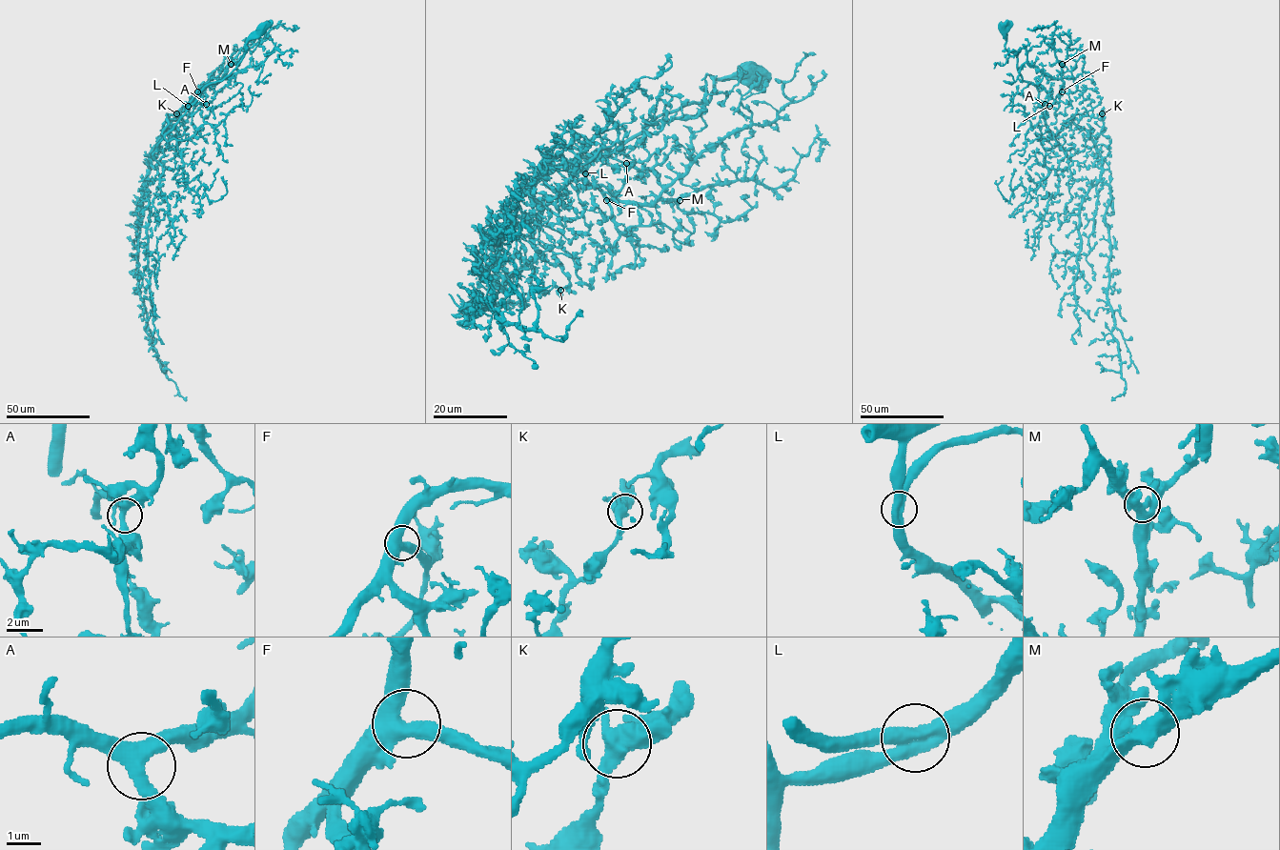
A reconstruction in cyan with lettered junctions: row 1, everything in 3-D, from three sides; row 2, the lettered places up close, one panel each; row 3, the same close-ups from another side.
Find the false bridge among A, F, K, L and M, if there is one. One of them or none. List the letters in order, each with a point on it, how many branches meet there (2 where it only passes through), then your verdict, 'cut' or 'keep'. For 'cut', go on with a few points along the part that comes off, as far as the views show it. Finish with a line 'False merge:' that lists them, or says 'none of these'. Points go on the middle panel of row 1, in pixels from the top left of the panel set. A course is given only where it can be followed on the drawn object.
A: place (626, 163); branches 3; keep
F: place (606, 200); branches 3; keep
K: place (560, 290); branches 3; keep
L: place (585, 173); branches 3; keep
M: place (680, 200); branches 3; keep
False merge: none of these

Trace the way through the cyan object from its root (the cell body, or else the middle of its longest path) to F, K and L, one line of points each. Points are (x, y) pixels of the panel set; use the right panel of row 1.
F: (1005, 29), (1005, 49), (1016, 56), (1022, 79), (1037, 88), (1041, 106), (1050, 106), (1062, 91)
K: (1005, 29), (1005, 49), (1016, 56), (1022, 79), (1037, 88), (1053, 133), (1071, 119), (1095, 135), (1102, 113)
L: (1005, 29), (1005, 49), (1016, 56), (1022, 79), (1037, 88), (1038, 102), (1043, 108), (1049, 106)

